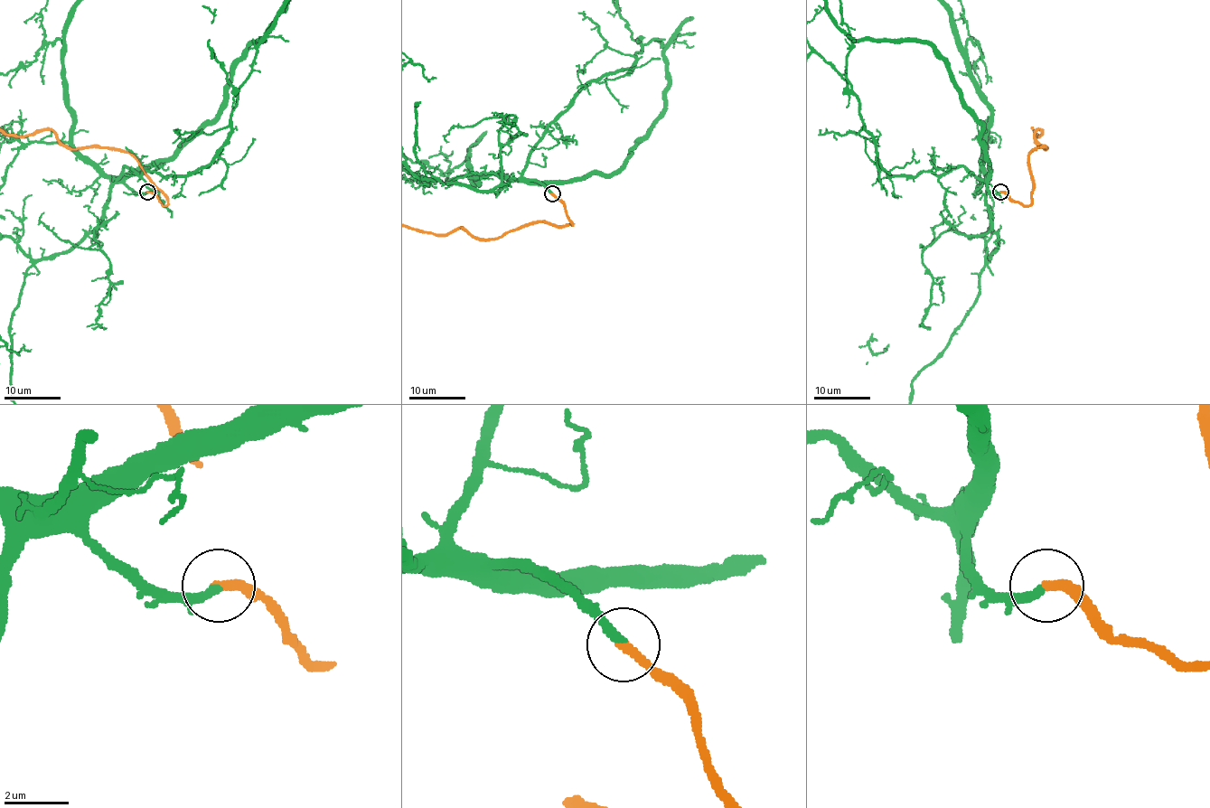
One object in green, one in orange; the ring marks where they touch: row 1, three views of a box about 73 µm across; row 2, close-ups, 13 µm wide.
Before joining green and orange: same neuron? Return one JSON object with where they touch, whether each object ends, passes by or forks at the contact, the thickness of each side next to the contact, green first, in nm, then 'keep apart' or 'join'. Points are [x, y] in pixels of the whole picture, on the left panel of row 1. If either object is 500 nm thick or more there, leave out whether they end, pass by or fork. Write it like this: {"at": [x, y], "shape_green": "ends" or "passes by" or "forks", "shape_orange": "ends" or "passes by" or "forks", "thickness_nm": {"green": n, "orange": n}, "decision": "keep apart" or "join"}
{"at": [147, 192], "shape_green": "ends", "shape_orange": "ends", "thickness_nm": {"green": 280, "orange": 280}, "decision": "join"}

